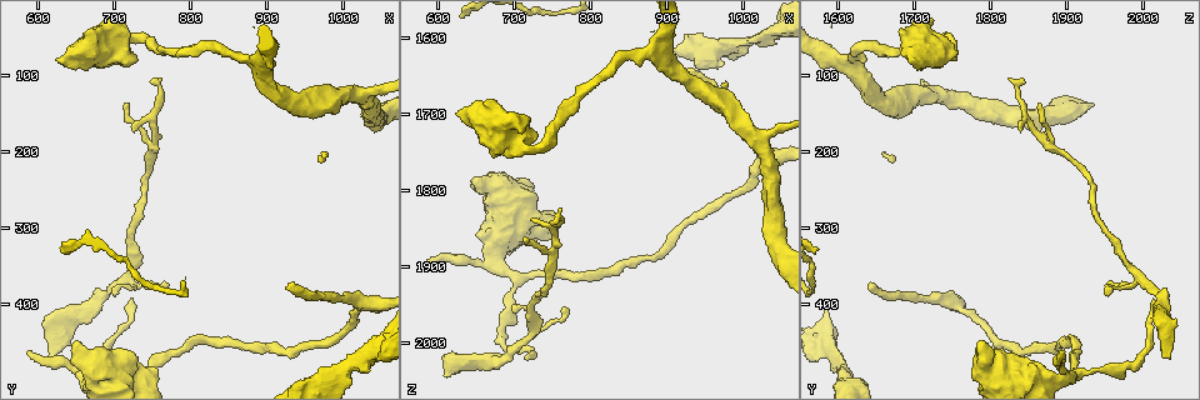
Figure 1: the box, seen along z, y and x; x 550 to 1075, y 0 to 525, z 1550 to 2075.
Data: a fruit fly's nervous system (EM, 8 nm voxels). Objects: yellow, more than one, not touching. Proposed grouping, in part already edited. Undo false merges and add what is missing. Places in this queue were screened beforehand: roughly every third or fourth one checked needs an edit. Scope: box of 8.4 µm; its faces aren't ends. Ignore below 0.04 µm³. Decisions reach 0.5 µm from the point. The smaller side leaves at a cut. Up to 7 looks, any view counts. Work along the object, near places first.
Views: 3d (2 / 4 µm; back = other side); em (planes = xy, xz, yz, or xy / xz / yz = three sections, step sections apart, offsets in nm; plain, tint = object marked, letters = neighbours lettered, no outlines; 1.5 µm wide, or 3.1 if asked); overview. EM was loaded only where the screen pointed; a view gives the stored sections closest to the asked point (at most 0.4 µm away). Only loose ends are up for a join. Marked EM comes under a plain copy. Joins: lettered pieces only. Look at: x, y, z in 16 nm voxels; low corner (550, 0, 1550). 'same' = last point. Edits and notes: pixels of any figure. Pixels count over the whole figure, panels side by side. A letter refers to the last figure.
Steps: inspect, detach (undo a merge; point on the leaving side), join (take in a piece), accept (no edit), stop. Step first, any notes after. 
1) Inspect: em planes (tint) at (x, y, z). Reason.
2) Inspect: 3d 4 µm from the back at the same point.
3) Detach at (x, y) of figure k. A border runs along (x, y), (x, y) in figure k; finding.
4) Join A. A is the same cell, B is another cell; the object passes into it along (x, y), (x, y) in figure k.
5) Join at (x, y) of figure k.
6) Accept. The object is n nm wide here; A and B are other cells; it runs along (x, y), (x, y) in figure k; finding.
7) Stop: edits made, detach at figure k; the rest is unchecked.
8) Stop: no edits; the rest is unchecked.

Inspect: em planes (letters) at (700, 385, 1960). Free end.

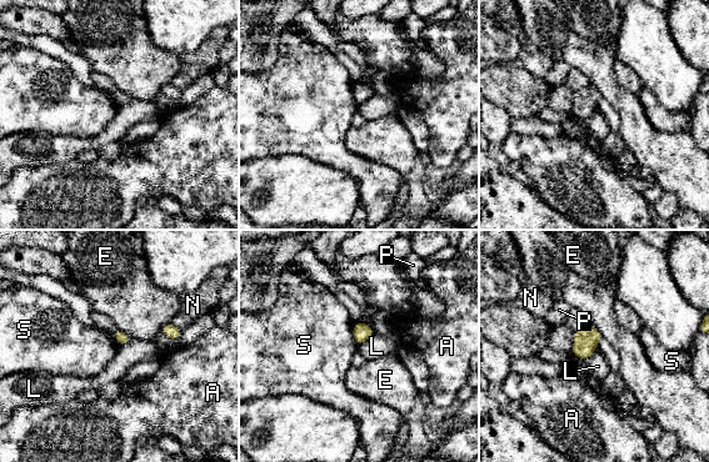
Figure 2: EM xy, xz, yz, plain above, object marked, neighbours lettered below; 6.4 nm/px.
Accept. The longest contact is with S, 140 nm; A, E, L, N, P and S are other cells; a border runs along (374, 334), (358, 346) in figure 2; no lettered piece goes on from it.

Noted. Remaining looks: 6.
Inspect: em planes (letters) at (710, 140, 1860). Thin end.

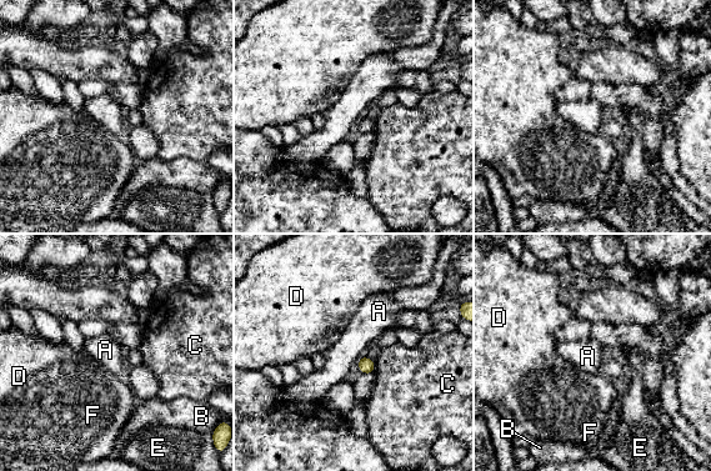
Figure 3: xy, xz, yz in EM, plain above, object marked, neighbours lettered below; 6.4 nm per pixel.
Accept. A, B, C, D, E and F are other cells; a border runs along (362, 355), (356, 361) in figure 3; none of them fits.

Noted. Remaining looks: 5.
Inspect: 3d 4 µm at (695, 65, 1735).

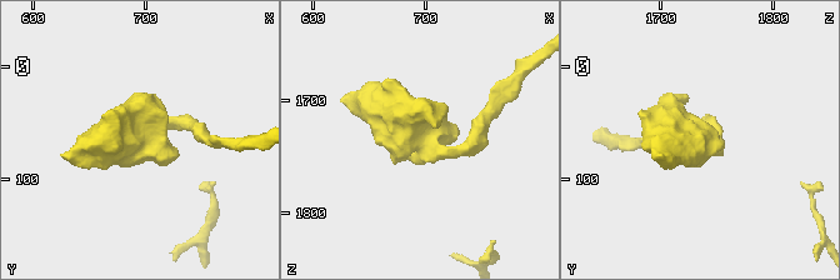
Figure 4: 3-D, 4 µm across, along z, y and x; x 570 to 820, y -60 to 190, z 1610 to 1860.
Inspect: em planes (letters) at (698, 66, 1734). Need the tissue.

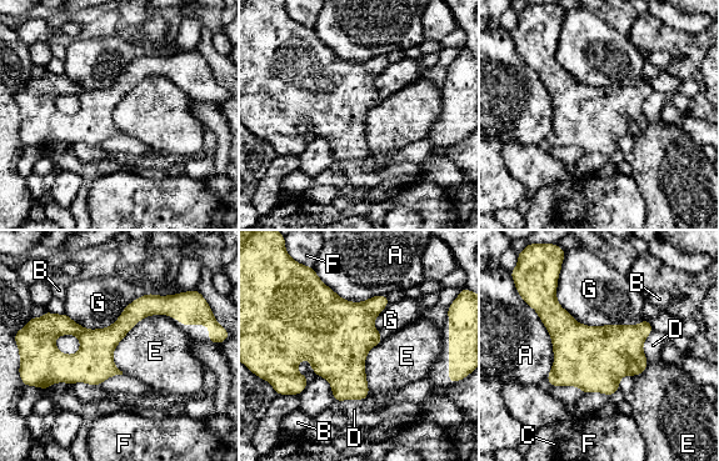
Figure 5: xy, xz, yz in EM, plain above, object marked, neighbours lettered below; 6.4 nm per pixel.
Accept. The object is 220 nm wide here; A, B, C, D, E, F and G are other cells; it runs along (154, 310), (111, 336), (48, 329), (25, 345) in figure 5; all the same cell.

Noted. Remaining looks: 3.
Stop: no edits; the rest is unchecked.

